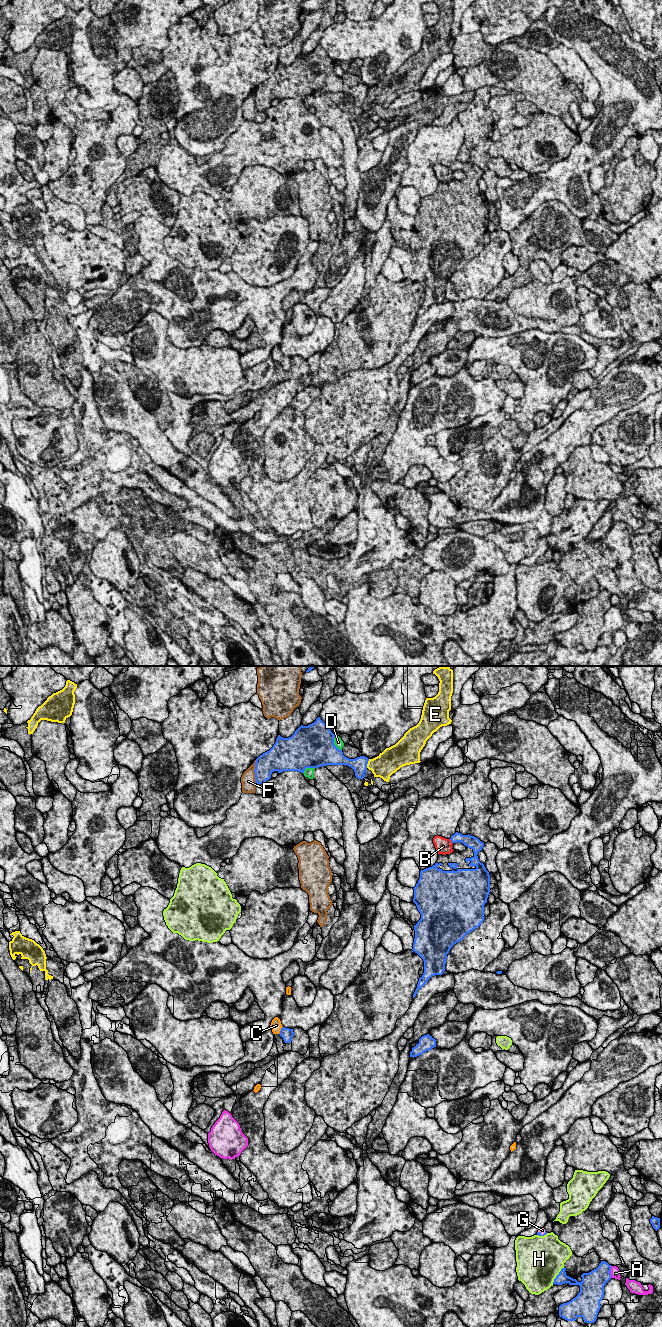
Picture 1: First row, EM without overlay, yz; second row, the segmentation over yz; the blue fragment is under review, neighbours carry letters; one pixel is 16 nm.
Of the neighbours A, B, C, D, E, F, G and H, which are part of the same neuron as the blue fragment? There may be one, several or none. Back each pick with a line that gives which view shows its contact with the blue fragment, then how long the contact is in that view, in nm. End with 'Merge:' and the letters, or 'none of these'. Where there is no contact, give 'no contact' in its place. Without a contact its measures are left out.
G: contact in yz; length 130 nm
Merge: G

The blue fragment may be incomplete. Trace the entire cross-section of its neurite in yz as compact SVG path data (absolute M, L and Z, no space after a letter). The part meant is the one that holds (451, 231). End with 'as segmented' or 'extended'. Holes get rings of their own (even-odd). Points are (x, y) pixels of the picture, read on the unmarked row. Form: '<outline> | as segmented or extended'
M458 160L450 168L452 171L463 171L466 178L461 181L453 179L446 183L438 182L438 188L432 195L420 199L418 211L413 216L413 230L421 242L421 247L414 253L412 278L424 289L424 301L419 306L413 326L432 304L443 302L446 283L452 274L479 255L485 246L484 233L490 221L490 203L477 184L484 171L474 164Z | extended

